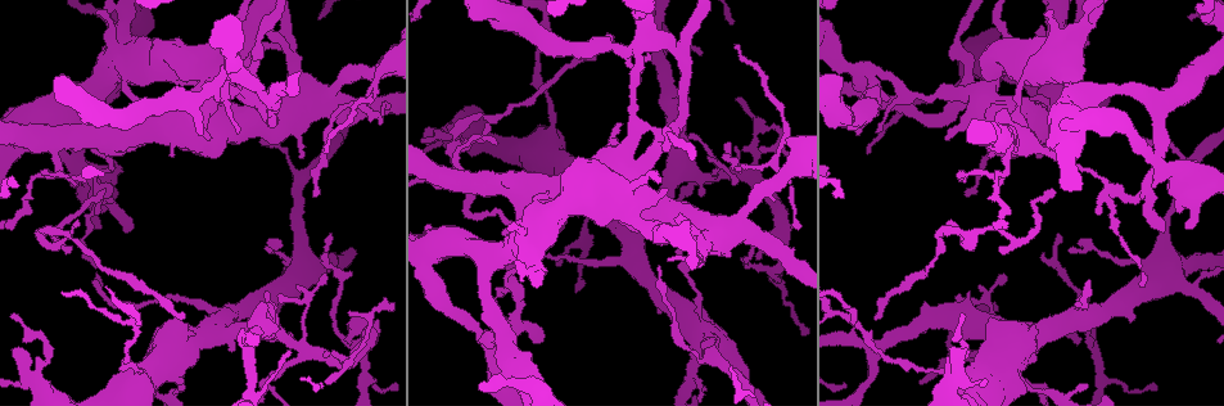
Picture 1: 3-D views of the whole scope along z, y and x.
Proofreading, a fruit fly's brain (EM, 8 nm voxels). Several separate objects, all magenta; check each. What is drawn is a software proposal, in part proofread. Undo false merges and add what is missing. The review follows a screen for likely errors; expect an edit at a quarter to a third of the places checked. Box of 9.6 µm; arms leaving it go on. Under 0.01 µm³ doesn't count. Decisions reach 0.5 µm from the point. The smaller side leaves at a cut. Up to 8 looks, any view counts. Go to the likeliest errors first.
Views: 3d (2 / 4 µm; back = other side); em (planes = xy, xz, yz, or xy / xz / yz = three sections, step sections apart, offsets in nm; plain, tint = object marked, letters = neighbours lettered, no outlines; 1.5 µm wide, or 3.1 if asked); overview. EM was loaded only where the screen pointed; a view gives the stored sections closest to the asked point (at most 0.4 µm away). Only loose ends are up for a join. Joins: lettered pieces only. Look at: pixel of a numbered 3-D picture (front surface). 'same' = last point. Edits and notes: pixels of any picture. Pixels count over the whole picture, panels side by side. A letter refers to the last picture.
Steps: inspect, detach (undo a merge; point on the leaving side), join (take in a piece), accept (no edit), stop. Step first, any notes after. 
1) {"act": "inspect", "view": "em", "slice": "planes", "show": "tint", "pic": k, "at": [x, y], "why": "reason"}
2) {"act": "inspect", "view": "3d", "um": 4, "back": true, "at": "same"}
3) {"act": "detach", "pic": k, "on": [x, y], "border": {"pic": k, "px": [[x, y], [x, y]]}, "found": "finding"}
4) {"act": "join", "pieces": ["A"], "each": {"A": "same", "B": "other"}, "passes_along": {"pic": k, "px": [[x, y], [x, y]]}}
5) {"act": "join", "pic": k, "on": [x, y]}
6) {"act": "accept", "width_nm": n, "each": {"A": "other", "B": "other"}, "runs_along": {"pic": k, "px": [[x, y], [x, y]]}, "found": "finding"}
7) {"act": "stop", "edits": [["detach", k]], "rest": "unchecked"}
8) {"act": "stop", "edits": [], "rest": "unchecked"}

{"act": "inspect", "view": "em", "slice": "xz", "step": 8, "show": "tint", "pic": 1, "at": [259, 387], "why": "sharp bend"}

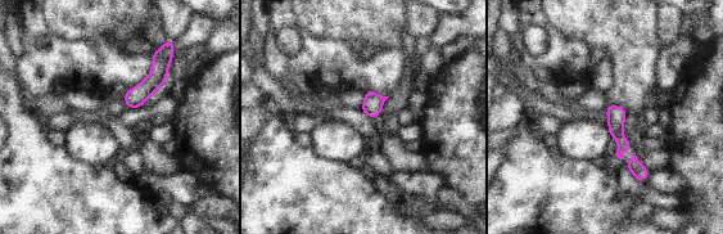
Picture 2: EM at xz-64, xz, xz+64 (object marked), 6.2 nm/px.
{"act": "inspect", "view": "em", "slice": "planes", "show": "tint", "at": "same"}

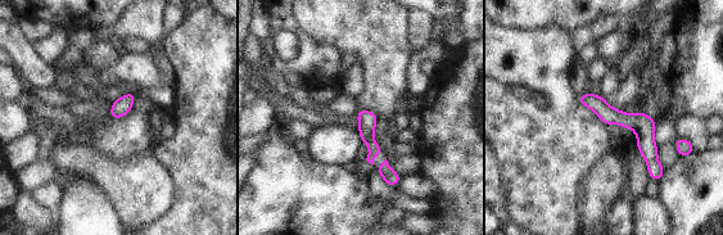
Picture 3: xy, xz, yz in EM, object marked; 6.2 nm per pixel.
{"act": "inspect", "view": "em", "slice": "planes", "show": "letters", "at": "same", "why": "see the neighbours"}

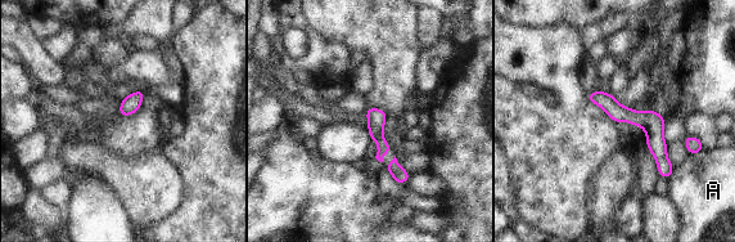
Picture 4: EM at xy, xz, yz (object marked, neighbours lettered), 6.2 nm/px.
{"act": "accept", "each": {"A": "other"}, "runs_along": {"pic": 4, "px": [[595, 94], [654, 133], [666, 174]]}, "found": "one neuron here"}

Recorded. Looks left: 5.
{"act": "inspect", "view": "em", "slice": "planes", "show": "tint", "pic": 1, "at": [329, 152], "why": "tapers out"}

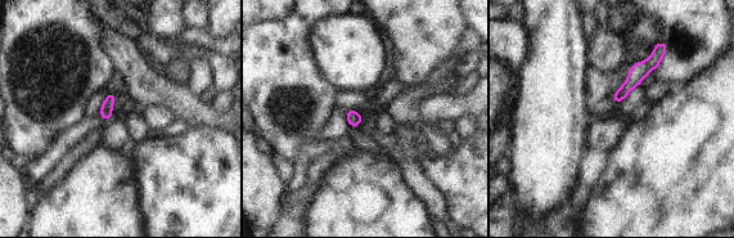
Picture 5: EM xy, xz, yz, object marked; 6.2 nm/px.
{"act": "inspect", "view": "em", "slice": "planes", "show": "letters", "at": "same", "why": "see the neighbours"}

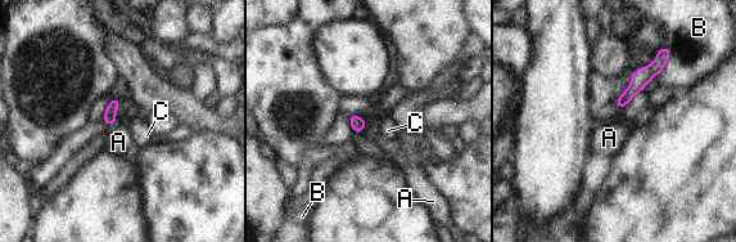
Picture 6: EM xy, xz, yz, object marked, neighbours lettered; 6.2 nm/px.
{"act": "accept", "each": {"A": "other", "B": "other", "C": "other"}, "border": {"pic": 6, "px": [[116, 120], [109, 126]]}, "found": "none of them fits"}

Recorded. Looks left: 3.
{"act": "inspect", "view": "3d", "um": 4, "pic": 1, "at": [1177, 211]}

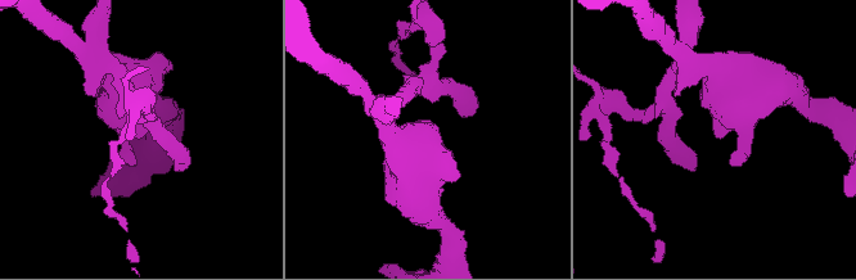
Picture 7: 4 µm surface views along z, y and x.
{"act": "inspect", "view": "em", "slice": "planes", "show": "letters", "pic": 7, "at": [721, 135], "why": "need the tissue"}

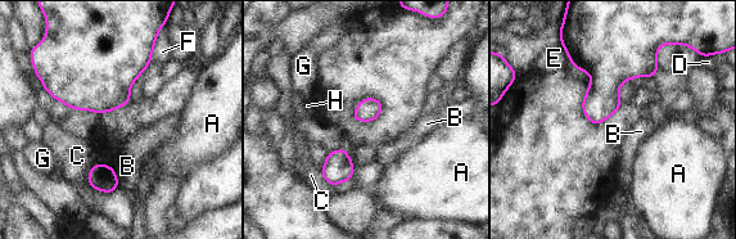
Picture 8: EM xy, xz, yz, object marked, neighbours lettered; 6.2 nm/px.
{"act": "accept", "each": {"A": "other", "B": "other", "C": "other", "D": "other", "E": "other", "F": "other", "G": "other", "H": "other"}, "border": {"pic": 8, "px": [[319, 171], [333, 186]]}, "found": "no lettered piece goes on from it"}

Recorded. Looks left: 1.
{"act": "stop", "edits": [], "rest": "unchecked"}

